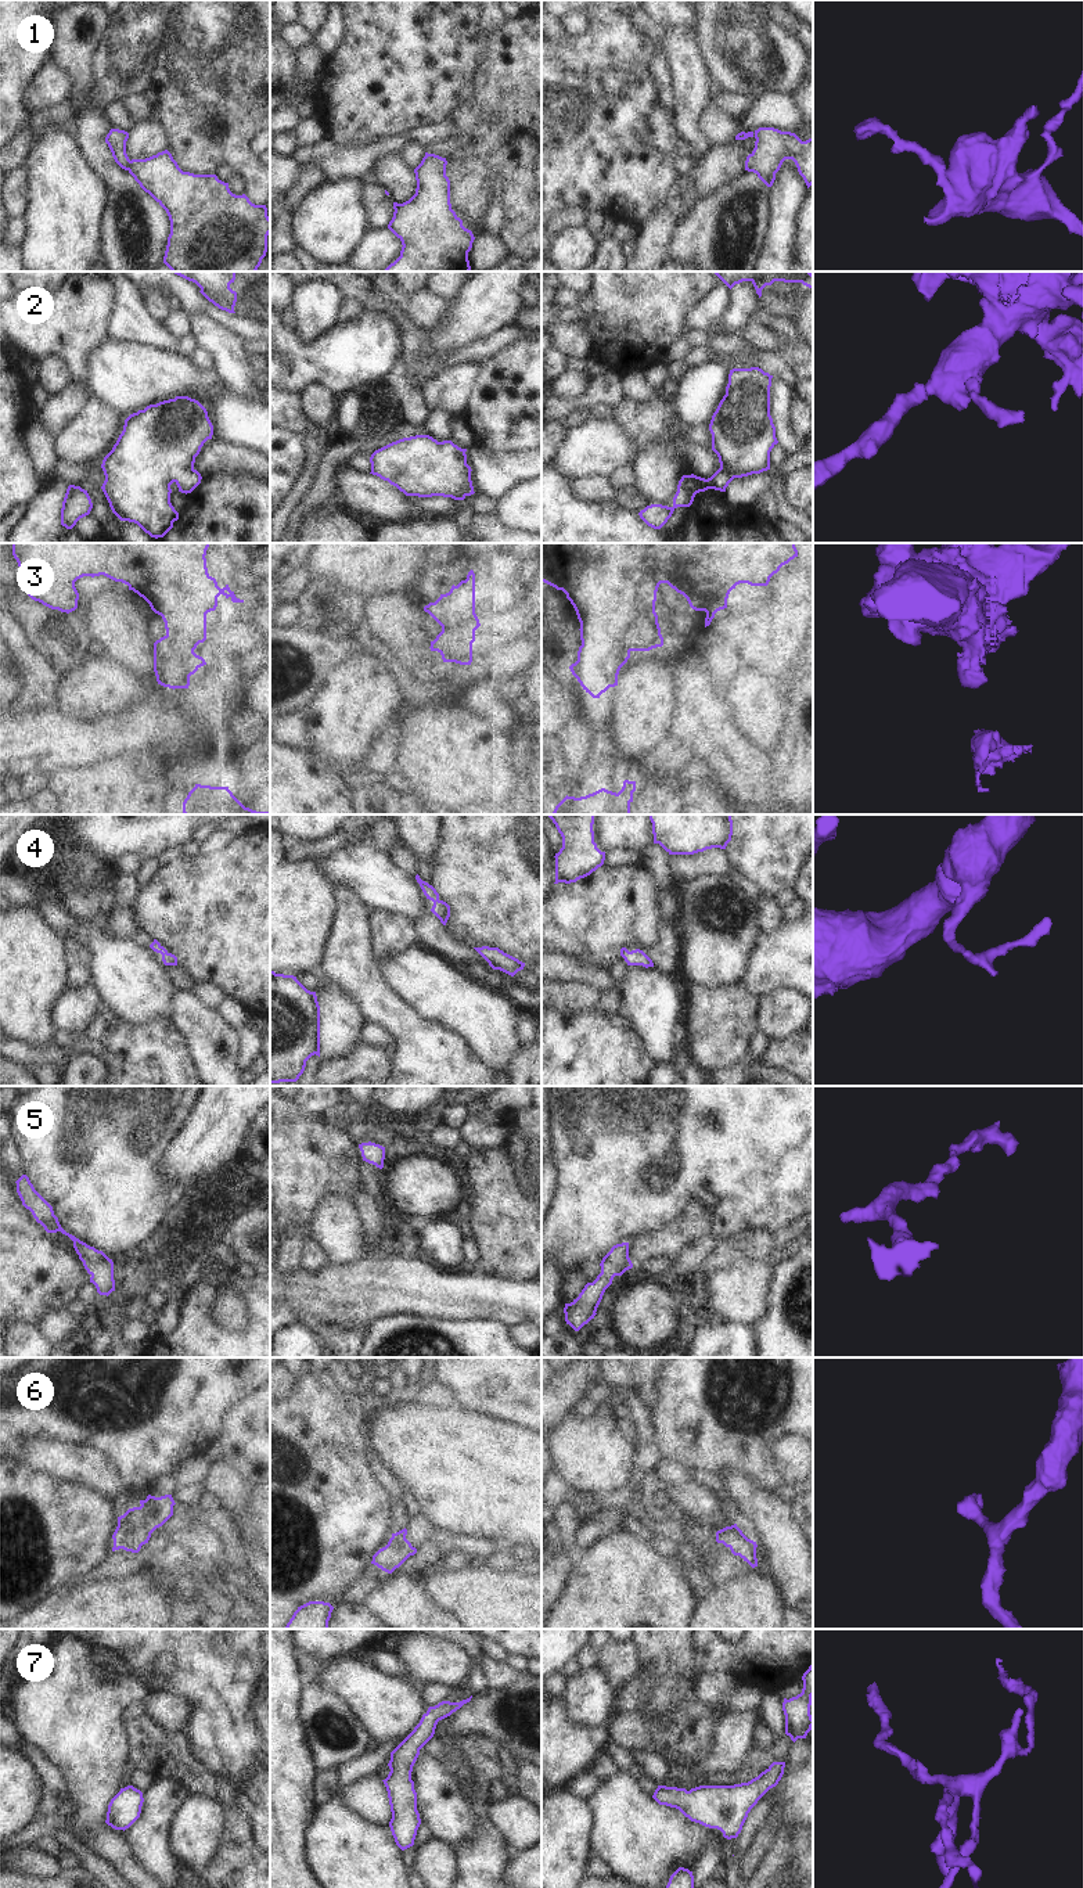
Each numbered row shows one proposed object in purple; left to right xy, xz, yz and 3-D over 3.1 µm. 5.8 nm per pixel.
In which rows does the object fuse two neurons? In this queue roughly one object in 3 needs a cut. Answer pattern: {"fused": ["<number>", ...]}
{"fused": []}

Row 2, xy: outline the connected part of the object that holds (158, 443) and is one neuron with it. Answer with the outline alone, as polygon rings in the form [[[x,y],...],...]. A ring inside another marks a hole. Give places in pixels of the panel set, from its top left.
[[[176,396],[130,414],[101,464],[105,475],[101,489],[112,513],[120,521],[137,524],[151,537],[163,537],[179,519],[170,503],[170,485],[174,482],[179,492],[187,495],[201,483],[202,477],[194,463],[212,435],[213,425],[206,409],[188,396]]]

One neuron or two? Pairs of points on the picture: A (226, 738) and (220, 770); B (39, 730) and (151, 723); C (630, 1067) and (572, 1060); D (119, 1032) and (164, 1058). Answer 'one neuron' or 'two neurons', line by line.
A: one neuron
B: one neuron
C: one neuron
D: one neuron

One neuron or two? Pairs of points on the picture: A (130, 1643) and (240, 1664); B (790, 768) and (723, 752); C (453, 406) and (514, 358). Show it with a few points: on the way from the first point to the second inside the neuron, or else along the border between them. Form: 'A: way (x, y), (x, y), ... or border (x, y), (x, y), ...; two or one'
A: way (158, 1643), (205, 1643), (212, 1650); one
B: border (767, 745), (772, 754), (773, 783), (777, 795); two
C: border (478, 364), (478, 376), (467, 406), (460, 414); two

